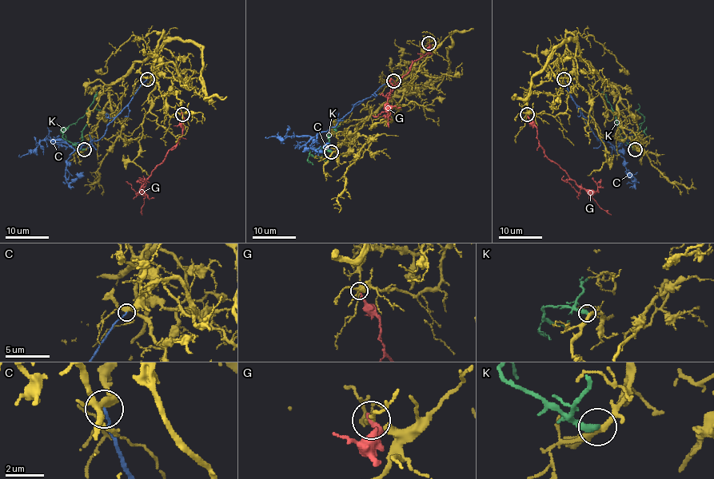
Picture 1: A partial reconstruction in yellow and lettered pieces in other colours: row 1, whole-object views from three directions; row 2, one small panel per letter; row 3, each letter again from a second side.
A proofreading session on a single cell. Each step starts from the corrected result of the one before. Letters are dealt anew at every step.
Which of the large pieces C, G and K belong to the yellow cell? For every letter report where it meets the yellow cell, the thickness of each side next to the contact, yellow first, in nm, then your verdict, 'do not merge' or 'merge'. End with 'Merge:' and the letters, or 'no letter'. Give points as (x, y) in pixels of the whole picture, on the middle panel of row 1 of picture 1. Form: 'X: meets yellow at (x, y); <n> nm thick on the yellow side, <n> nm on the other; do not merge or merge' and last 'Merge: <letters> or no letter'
C: meets yellow at (393, 81); 320 nm thick on the yellow side, 120 nm on the other; do not merge
G: meets yellow at (428, 43); 110 nm thick on the yellow side, 260 nm on the other; do not merge
K: meets yellow at (331, 152); 240 nm thick on the yellow side, 400 nm on the other; do not merge
Merge: no letter

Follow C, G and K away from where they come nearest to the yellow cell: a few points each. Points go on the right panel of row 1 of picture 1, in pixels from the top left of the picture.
C: (564, 80), (594, 136), (608, 141), (615, 150), (620, 144), (619, 140), (622, 150), (621, 156), (620, 154)
G: (527, 114), (536, 128), (545, 156), (579, 186), (587, 189), (597, 204), (610, 215)
K: (636, 148), (632, 145), (633, 137), (644, 118), (637, 111), (639, 108), (636, 110)

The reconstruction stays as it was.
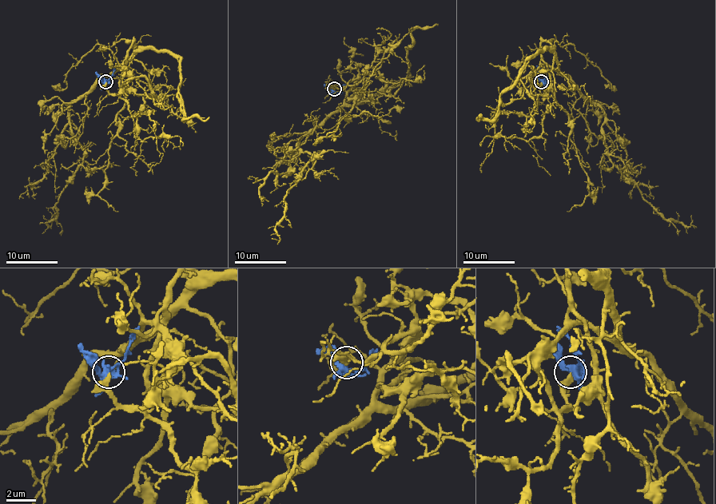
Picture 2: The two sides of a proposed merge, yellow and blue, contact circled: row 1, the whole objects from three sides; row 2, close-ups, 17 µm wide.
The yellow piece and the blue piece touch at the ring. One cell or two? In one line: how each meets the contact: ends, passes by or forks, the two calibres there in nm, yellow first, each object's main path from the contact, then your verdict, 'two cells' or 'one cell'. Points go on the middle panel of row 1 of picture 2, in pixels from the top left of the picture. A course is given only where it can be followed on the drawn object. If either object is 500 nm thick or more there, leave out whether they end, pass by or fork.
yellow ends | blue forks | 340/340 nm | yellow via (334, 89), (358, 78), (298, 144), (312, 159), (284, 199), (280, 238), (272, 239) | blue via (334, 89), (336, 91), (340, 90), (344, 84) | two cells

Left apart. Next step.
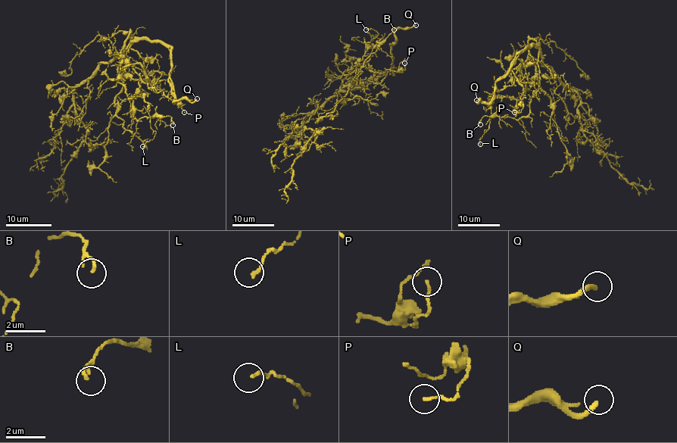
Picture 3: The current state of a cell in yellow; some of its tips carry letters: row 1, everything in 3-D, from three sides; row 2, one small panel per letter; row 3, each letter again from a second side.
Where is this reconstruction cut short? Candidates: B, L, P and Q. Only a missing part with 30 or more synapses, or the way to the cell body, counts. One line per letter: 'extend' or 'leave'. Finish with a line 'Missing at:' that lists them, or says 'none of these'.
B: leave
L: leave
P: leave
Q: extend
Missing at: Q

